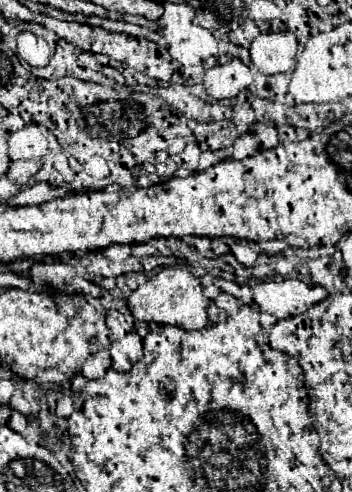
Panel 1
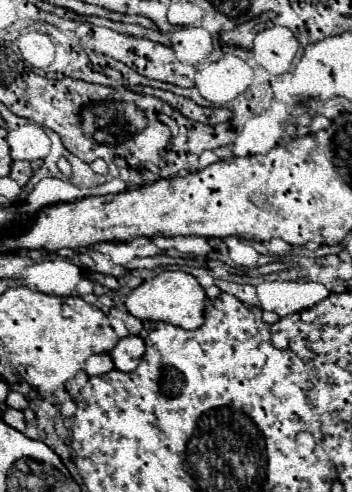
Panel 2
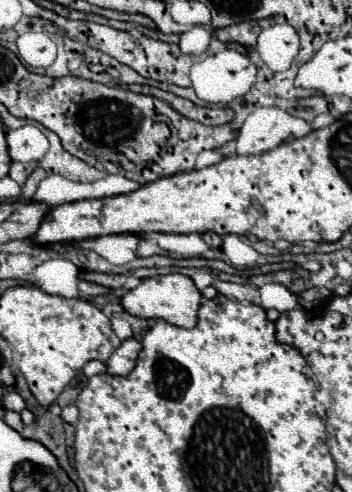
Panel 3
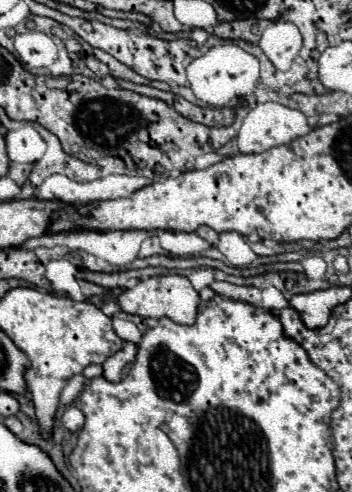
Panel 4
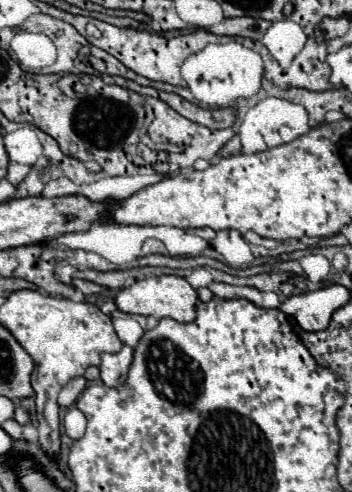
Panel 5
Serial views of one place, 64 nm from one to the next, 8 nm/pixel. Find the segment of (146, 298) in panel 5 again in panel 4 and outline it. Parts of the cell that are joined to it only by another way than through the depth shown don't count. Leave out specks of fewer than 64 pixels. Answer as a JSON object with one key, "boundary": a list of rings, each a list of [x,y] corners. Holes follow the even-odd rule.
{"boundary":[[[168,274],[168,276],[154,276],[140,280],[134,288],[122,292],[118,296],[118,304],[124,312],[136,314],[142,318],[170,318],[176,324],[194,324],[196,320],[196,308],[198,308],[200,296],[192,288],[190,280],[178,274]]]}

